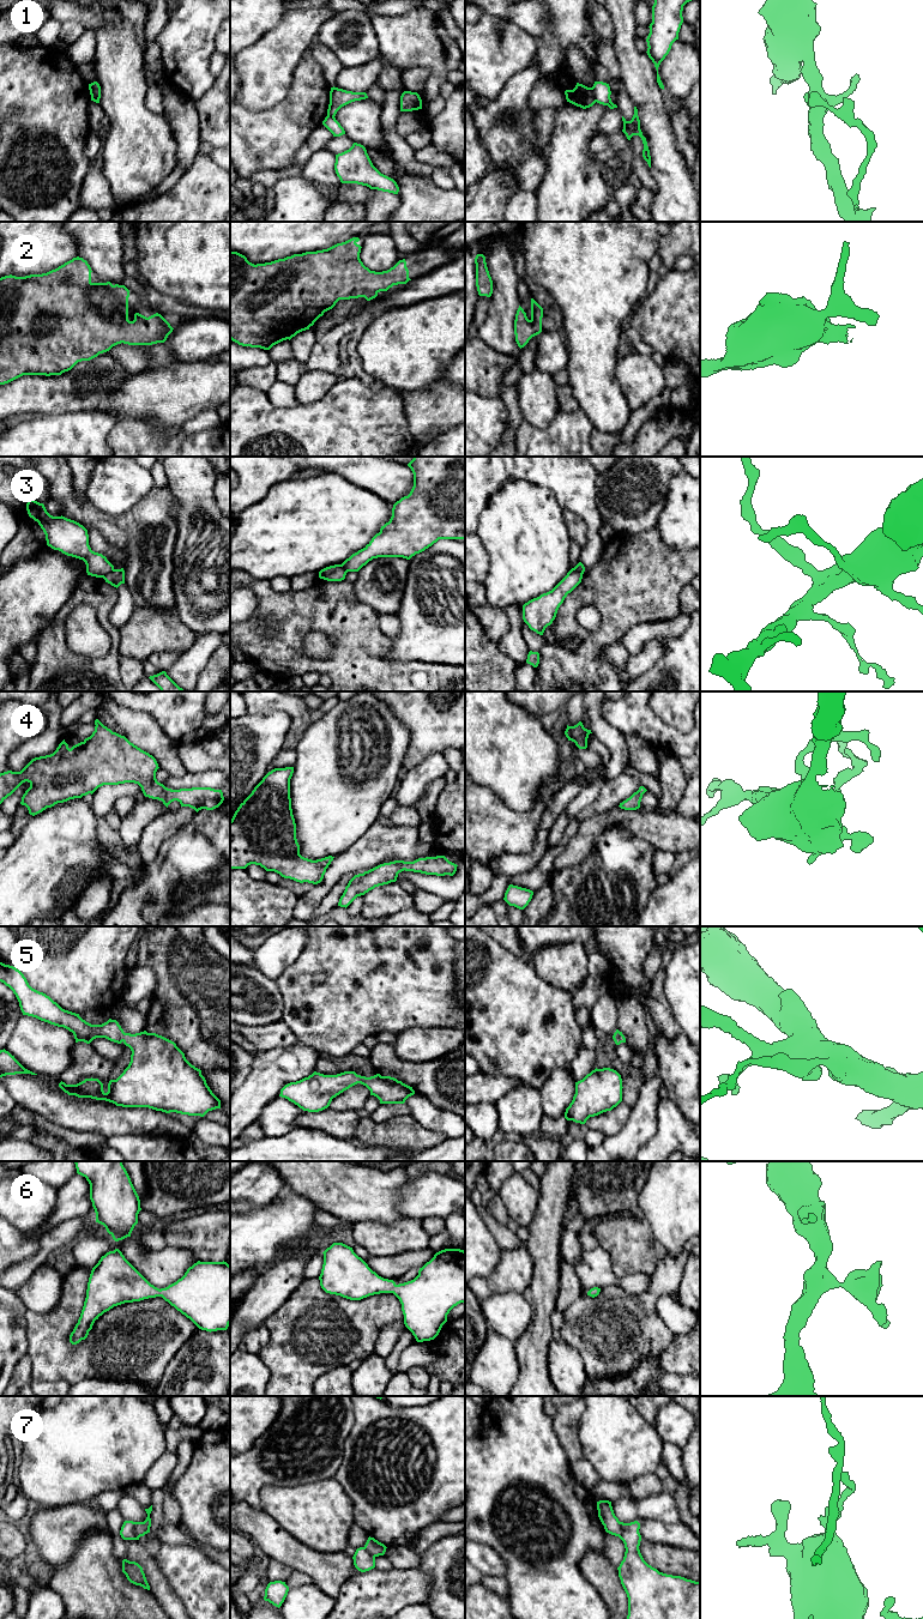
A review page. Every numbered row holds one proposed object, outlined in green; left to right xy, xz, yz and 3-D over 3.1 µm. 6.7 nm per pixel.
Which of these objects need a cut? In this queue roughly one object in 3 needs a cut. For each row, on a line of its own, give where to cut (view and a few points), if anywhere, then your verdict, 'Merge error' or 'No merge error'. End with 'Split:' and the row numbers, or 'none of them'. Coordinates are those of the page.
1: Split along yz (590, 88), (596, 101). Merge error
2: No split. No merge error
3: Split along xy (114, 569), (103, 578). Merge error
4: No split. No merge error
5: No split. No merge error
6: No split. No merge error
7: Split along xy (134, 1522), (134, 1534), (138, 1538). Merge error
Split: 1, 3, 7

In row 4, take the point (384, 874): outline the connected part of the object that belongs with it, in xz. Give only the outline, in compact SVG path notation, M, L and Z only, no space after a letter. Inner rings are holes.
M445 856L418 858L414 862L394 860L380 864L363 874L355 875L345 887L338 906L348 907L357 896L364 895L375 887L396 882L402 871L414 871L426 875L453 876L457 864Z

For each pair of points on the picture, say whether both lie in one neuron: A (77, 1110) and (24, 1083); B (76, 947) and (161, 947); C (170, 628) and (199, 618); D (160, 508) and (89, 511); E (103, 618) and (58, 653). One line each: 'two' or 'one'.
A: one
B: two
C: two
D: one
E: one

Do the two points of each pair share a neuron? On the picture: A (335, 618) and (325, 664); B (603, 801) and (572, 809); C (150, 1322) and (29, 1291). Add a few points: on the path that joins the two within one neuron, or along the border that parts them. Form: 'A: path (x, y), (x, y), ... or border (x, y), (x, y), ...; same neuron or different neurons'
A: path (338, 630), (337, 654); same neuron
B: border (603, 784), (598, 796), (575, 816); different neurons
C: border (62, 1278), (61, 1299), (50, 1310), (36, 1314); different neurons

